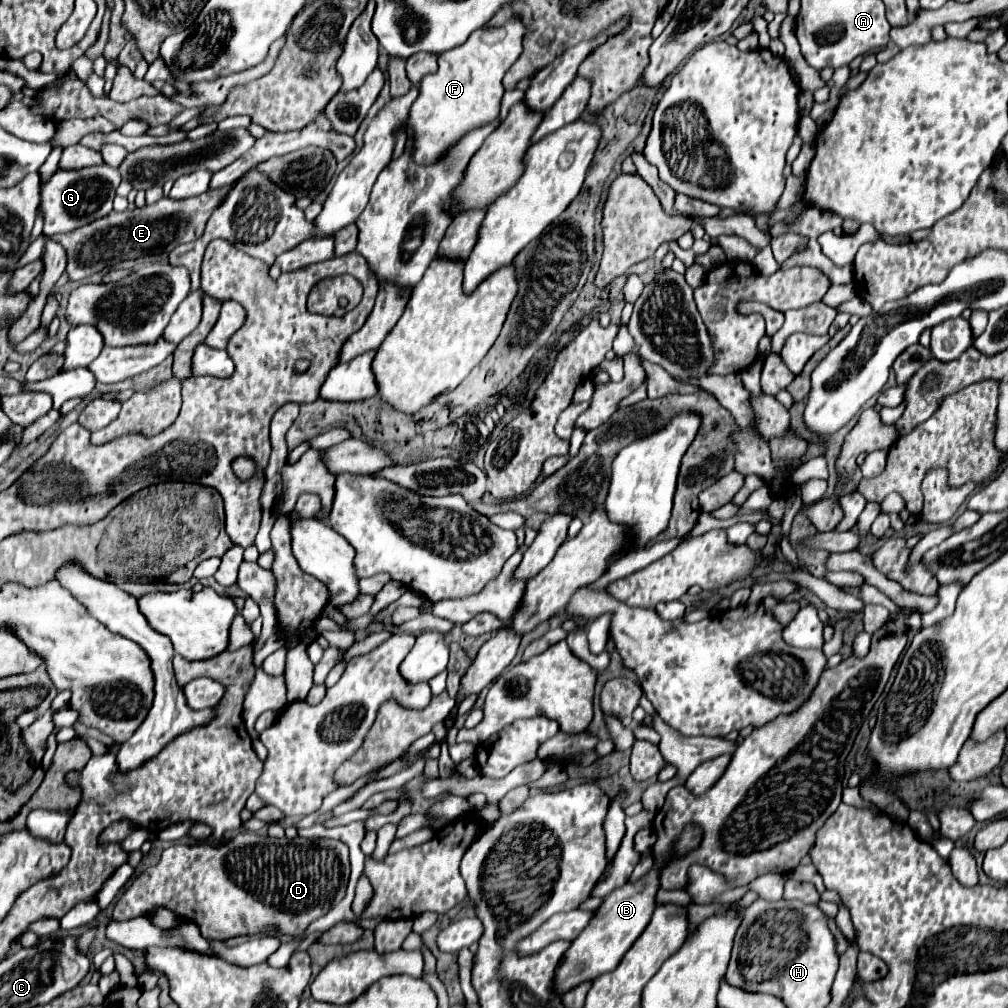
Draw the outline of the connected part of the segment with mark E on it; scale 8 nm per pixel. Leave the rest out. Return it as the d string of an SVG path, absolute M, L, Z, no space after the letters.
M234 184L208 190L206 194L184 198L184 200L172 200L162 198L152 206L146 206L142 210L126 210L126 212L112 212L88 226L82 226L80 230L72 230L68 234L56 234L52 236L54 242L60 242L68 254L66 262L66 274L70 282L84 280L96 272L102 272L110 264L118 264L124 260L134 260L148 254L162 254L170 252L180 244L192 242L204 234L204 226L210 218L210 214L224 202L228 190L232 190Z

